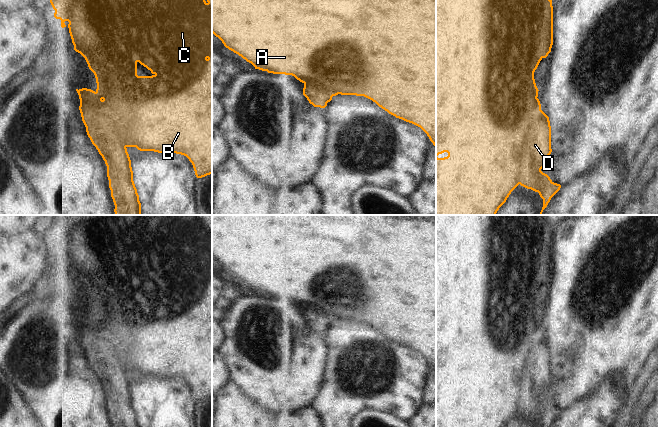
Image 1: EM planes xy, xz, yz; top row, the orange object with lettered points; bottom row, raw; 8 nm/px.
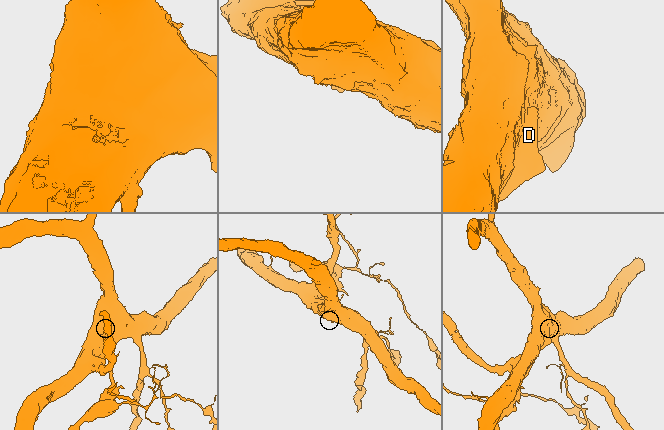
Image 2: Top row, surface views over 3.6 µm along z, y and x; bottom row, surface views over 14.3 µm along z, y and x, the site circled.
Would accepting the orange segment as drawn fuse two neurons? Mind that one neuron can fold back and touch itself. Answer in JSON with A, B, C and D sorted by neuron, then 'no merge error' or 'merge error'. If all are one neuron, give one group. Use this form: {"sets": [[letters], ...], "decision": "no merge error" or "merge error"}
{"sets": [["A", "B", "C"], ["D"]], "decision": "merge error"}

